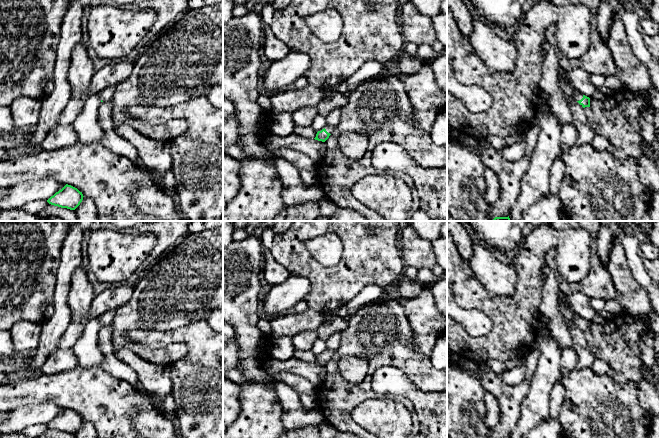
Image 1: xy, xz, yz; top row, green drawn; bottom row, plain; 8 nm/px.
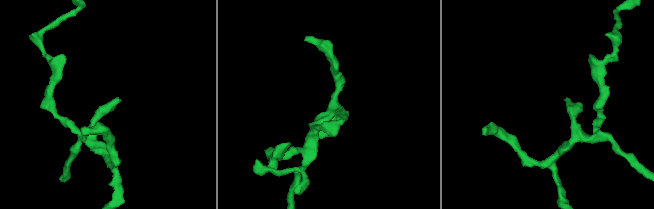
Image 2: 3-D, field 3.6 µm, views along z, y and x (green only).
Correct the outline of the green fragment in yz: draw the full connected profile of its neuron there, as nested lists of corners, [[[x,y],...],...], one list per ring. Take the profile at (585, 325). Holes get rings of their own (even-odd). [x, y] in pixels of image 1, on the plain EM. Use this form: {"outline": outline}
{"outline": [[[574,312],[575,324],[583,331],[590,331],[590,322]]]}

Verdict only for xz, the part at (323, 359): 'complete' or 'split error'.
split error

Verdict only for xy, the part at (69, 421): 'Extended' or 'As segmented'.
As segmented

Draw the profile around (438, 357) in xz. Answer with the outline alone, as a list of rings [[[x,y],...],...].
[[[447,332],[437,340],[430,360],[437,370],[447,370]]]

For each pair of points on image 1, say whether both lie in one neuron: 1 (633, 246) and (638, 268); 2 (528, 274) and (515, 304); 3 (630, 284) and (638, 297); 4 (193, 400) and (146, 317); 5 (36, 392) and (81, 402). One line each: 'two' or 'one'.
1: one
2: one
3: one
4: two
5: one

